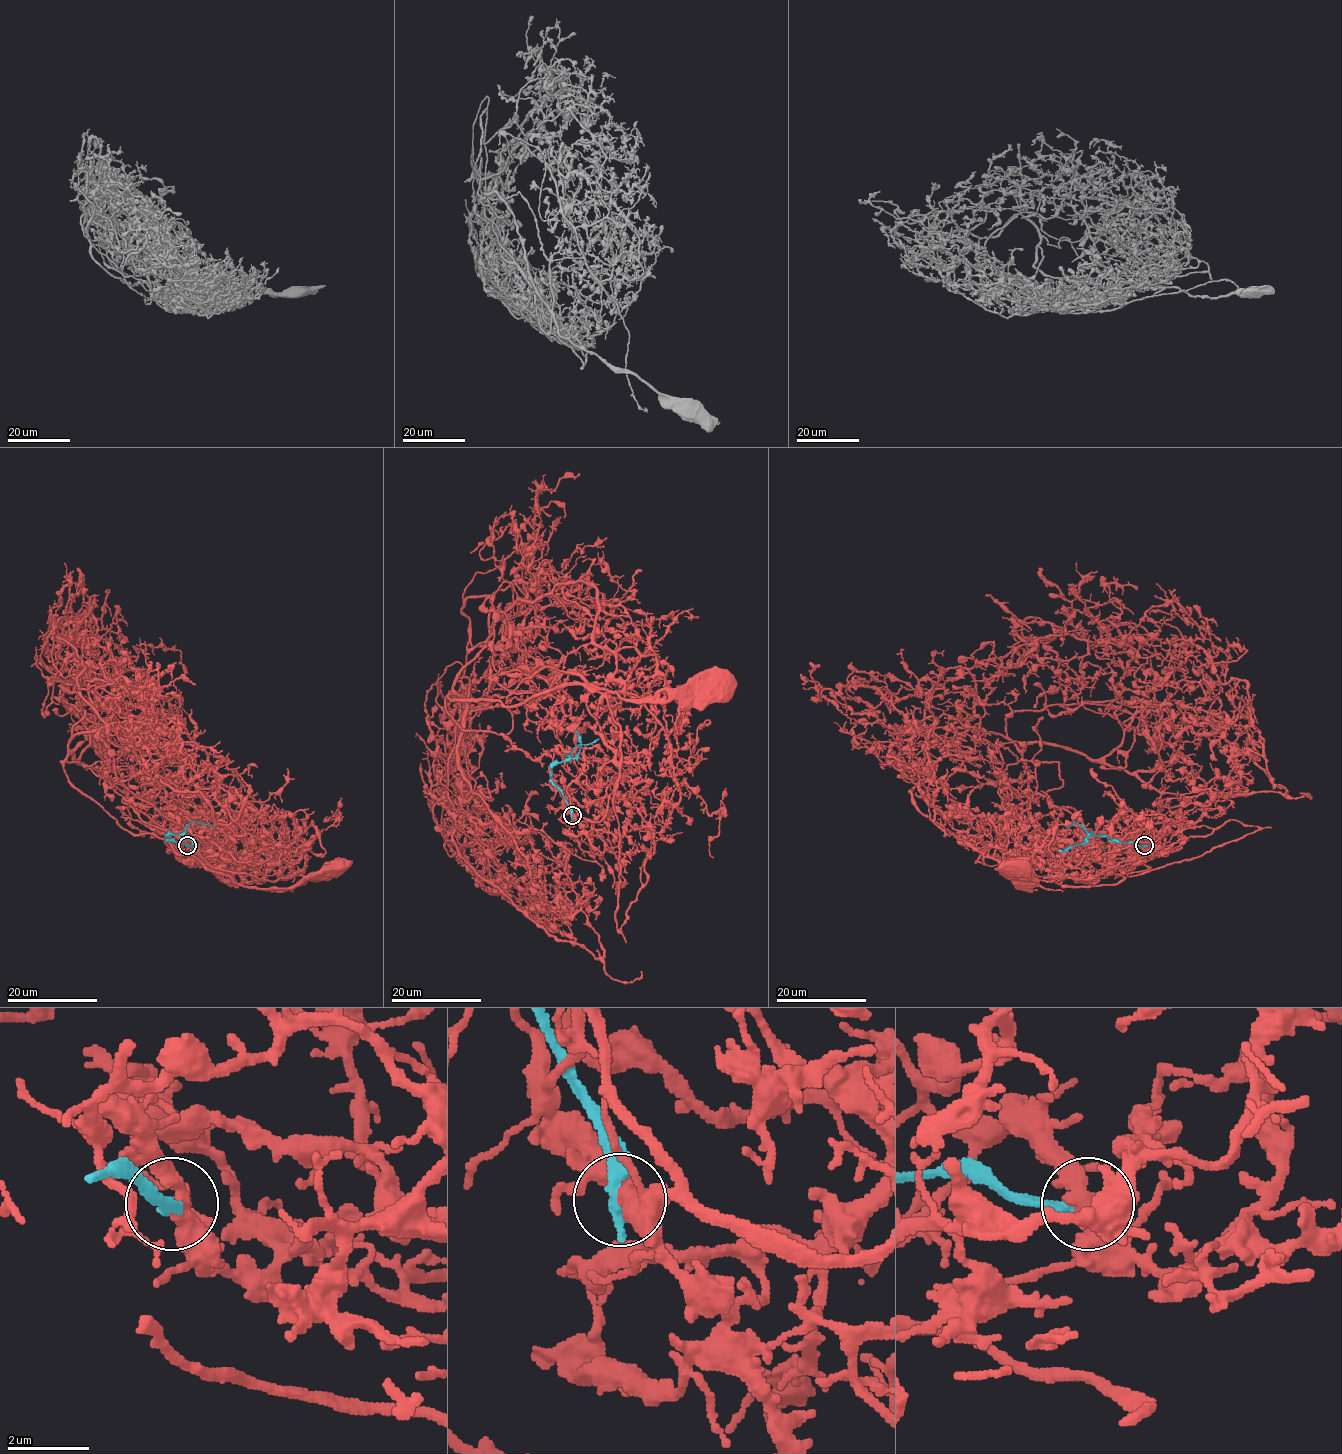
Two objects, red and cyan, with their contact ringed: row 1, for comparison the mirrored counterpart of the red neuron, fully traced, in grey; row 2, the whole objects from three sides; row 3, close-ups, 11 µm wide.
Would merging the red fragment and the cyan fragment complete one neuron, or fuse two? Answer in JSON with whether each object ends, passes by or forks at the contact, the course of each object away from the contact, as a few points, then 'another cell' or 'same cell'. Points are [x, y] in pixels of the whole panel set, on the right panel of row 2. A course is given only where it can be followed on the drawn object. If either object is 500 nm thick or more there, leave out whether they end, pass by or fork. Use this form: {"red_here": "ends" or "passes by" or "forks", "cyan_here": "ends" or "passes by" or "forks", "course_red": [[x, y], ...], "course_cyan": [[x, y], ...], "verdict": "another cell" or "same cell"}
{"red_here": "passes by", "cyan_here": "ends", "course_red": [[1143, 846], [1133, 825], [1091, 883], [1048, 860], [1018, 870], [1028, 889], [1020, 869]], "course_cyan": [[1143, 846], [1090, 833], [1074, 821], [1066, 828]], "verdict": "another cell"}

